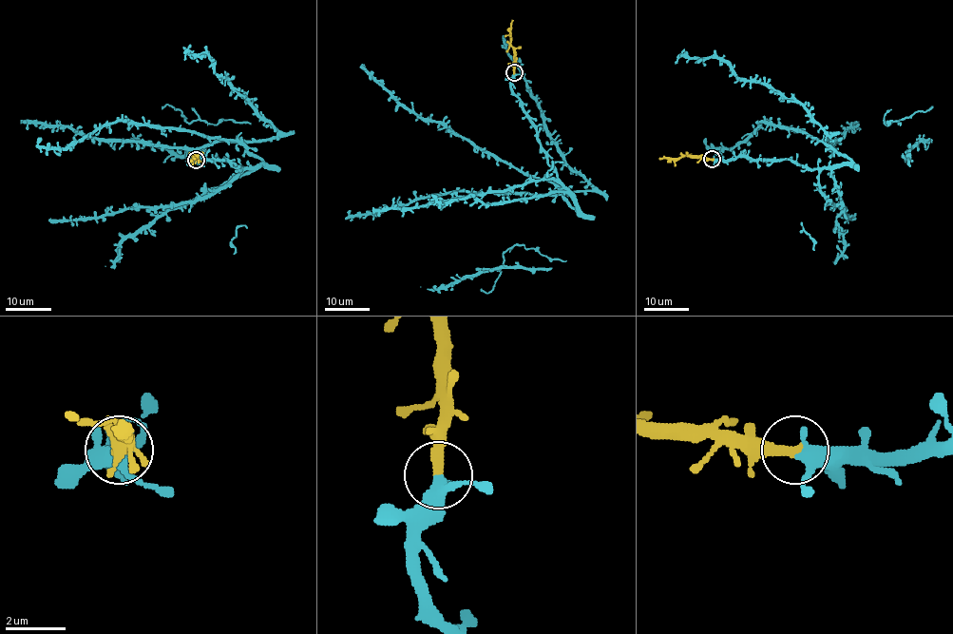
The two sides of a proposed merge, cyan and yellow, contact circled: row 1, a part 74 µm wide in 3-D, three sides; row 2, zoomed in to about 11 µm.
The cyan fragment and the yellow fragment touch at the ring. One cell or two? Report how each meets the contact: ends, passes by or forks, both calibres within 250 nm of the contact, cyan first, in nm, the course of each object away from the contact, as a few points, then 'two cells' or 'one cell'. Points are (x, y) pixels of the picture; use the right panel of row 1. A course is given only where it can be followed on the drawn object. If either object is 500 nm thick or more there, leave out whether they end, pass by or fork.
cyan passes by; yellow ends there; 360 nm thick on the cyan side, 360 nm on the other; cyan runs (713, 160), (789, 159), (810, 169), (848, 160), (803, 131), (768, 123), (730, 147), (709, 147), (705, 138); yellow runs (713, 159), (685, 156), (659, 159); one cell

